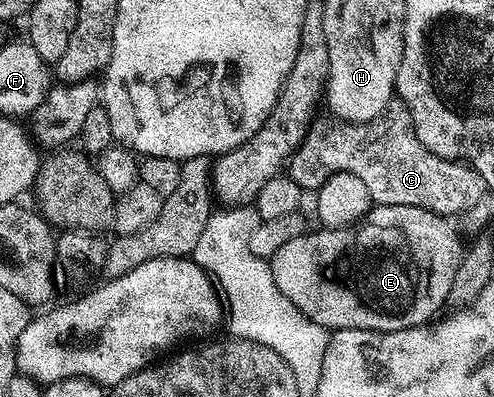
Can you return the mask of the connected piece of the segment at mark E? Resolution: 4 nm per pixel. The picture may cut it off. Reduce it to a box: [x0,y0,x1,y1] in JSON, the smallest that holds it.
[270,205,462,333]

